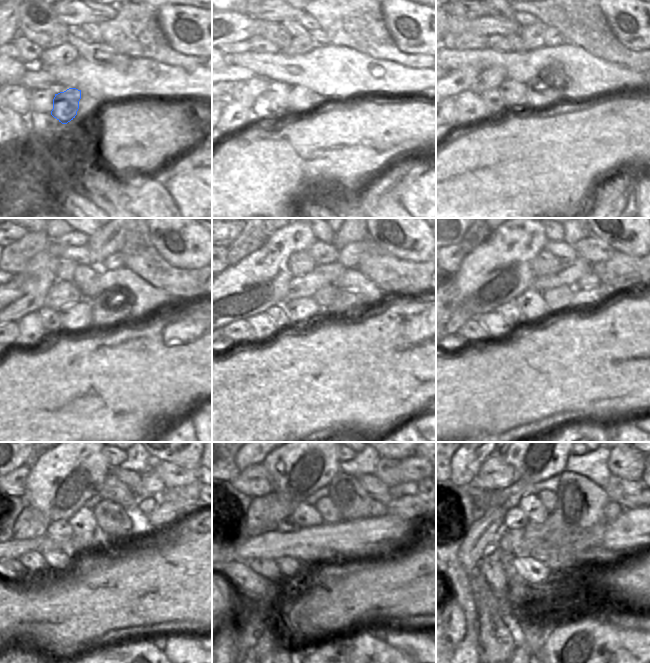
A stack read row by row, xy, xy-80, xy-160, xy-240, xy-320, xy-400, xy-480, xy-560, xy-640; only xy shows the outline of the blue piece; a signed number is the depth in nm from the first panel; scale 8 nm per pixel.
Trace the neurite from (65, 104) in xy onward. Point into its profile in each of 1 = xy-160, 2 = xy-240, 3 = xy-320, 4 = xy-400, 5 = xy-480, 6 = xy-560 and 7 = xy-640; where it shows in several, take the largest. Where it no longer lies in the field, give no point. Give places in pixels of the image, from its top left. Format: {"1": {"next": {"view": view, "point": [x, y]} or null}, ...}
{"1": {"next": {"view": "xy-160", "point": [540, 94]}}, "2": {"next": {"view": "xy-240", "point": [106, 313]}}, "3": {"next": {"view": "xy-320", "point": [345, 305]}}, "4": {"next": {"view": "xy-400", "point": [582, 298]}}, "5": {"next": {"view": "xy-480", "point": [166, 513]}}, "6": {"next": {"view": "xy-560", "point": [412, 507]}}, "7": {"next": {"view": "xy-640", "point": [639, 499]}}}

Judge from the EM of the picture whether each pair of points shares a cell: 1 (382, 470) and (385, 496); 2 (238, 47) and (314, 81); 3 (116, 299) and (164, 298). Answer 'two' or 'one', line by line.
1: two
2: two
3: two

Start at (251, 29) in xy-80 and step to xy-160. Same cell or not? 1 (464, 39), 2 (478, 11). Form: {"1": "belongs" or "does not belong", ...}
{"1": "does not belong", "2": "does not belong"}

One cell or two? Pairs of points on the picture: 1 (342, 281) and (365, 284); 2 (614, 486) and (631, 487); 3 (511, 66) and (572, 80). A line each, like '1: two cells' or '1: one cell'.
1: one cell
2: one cell
3: one cell

